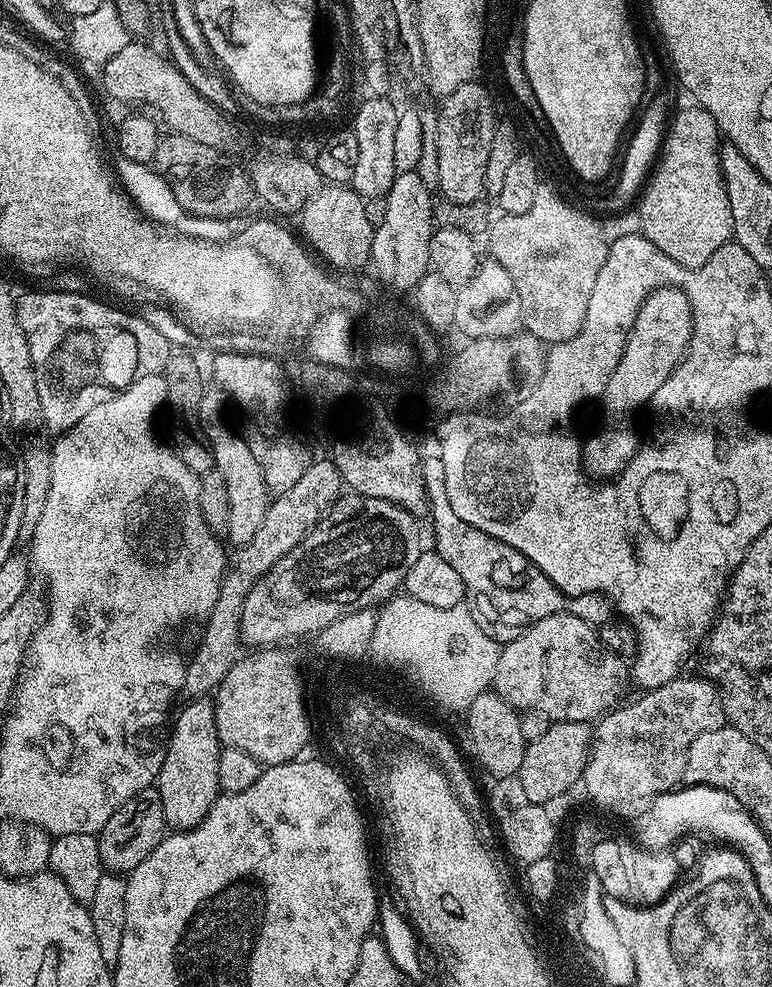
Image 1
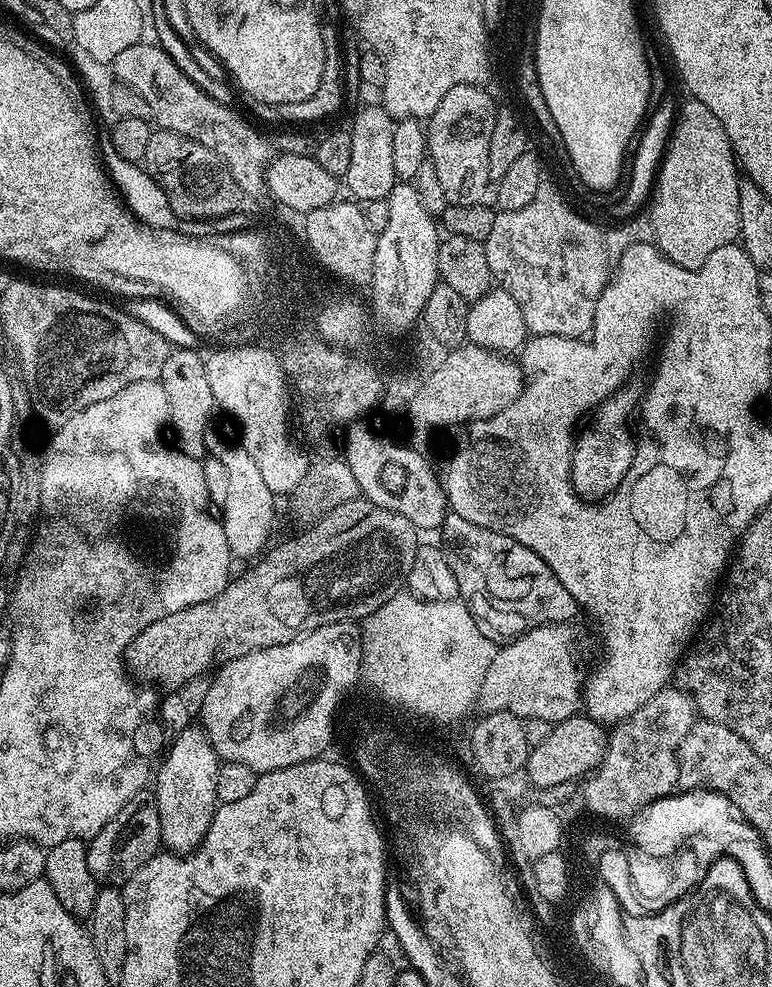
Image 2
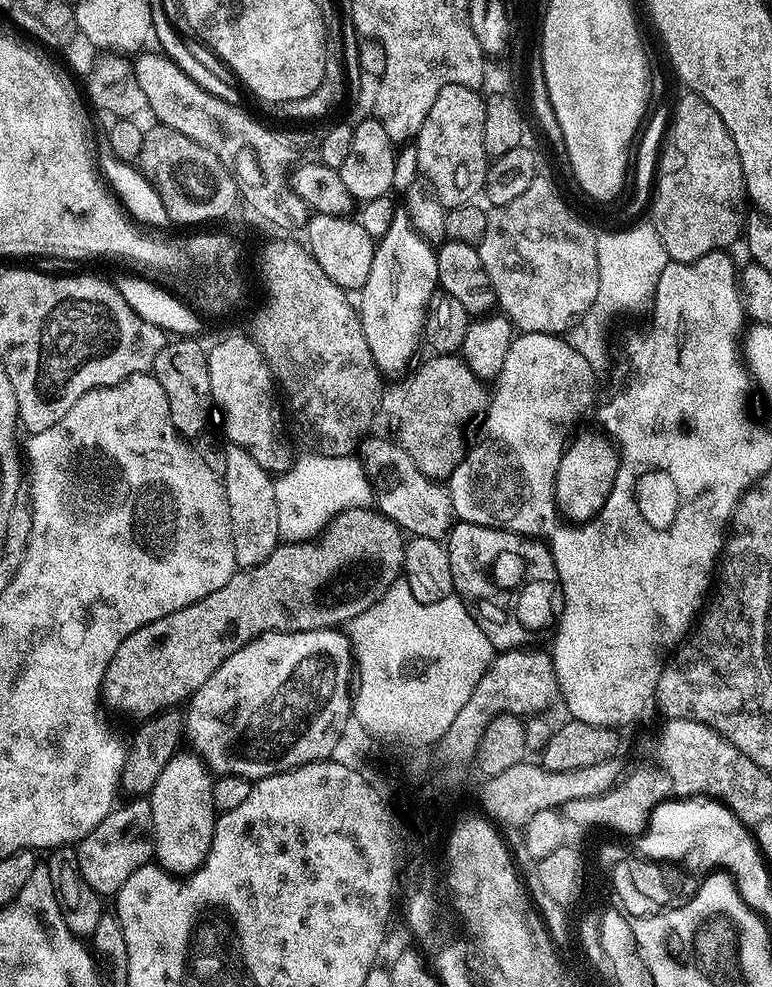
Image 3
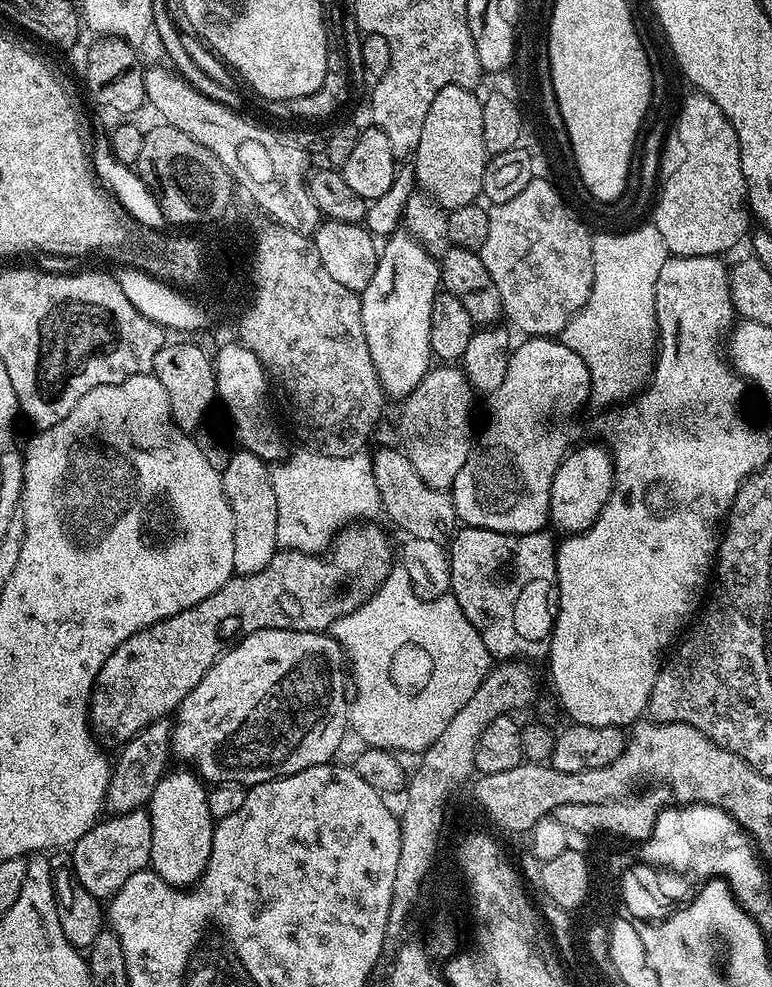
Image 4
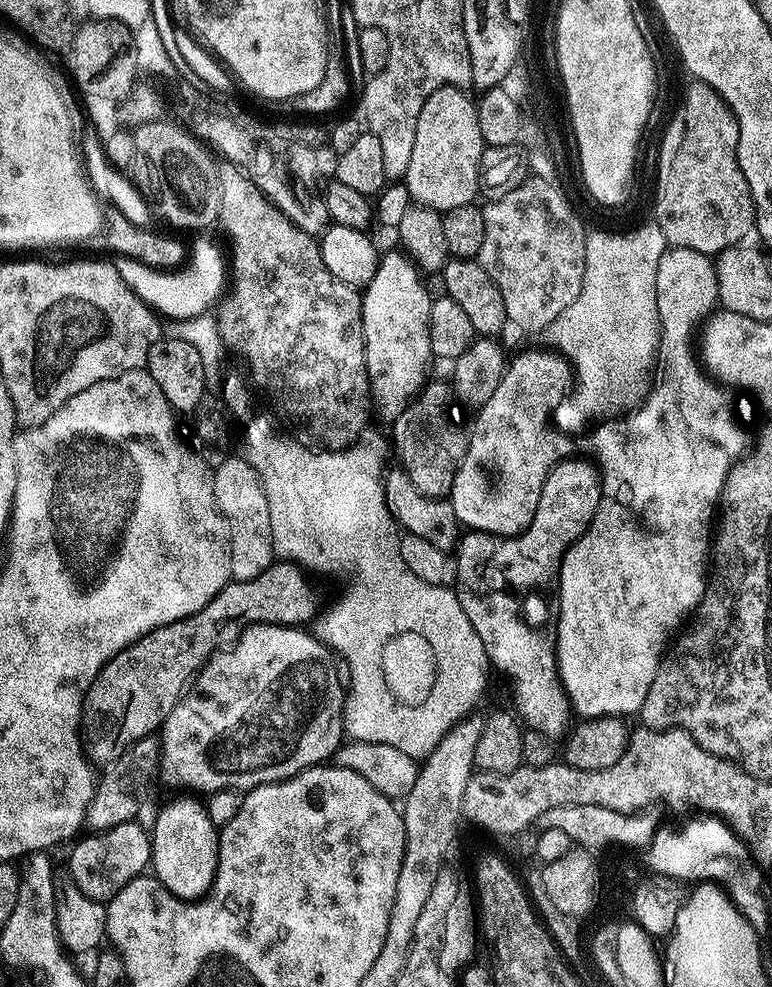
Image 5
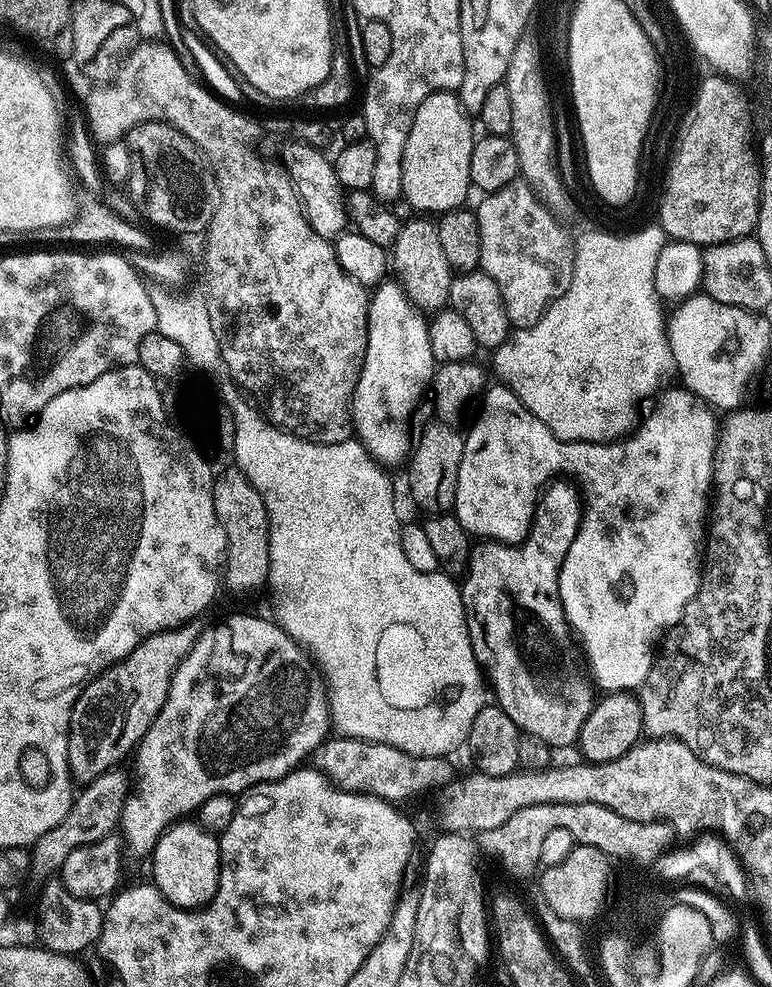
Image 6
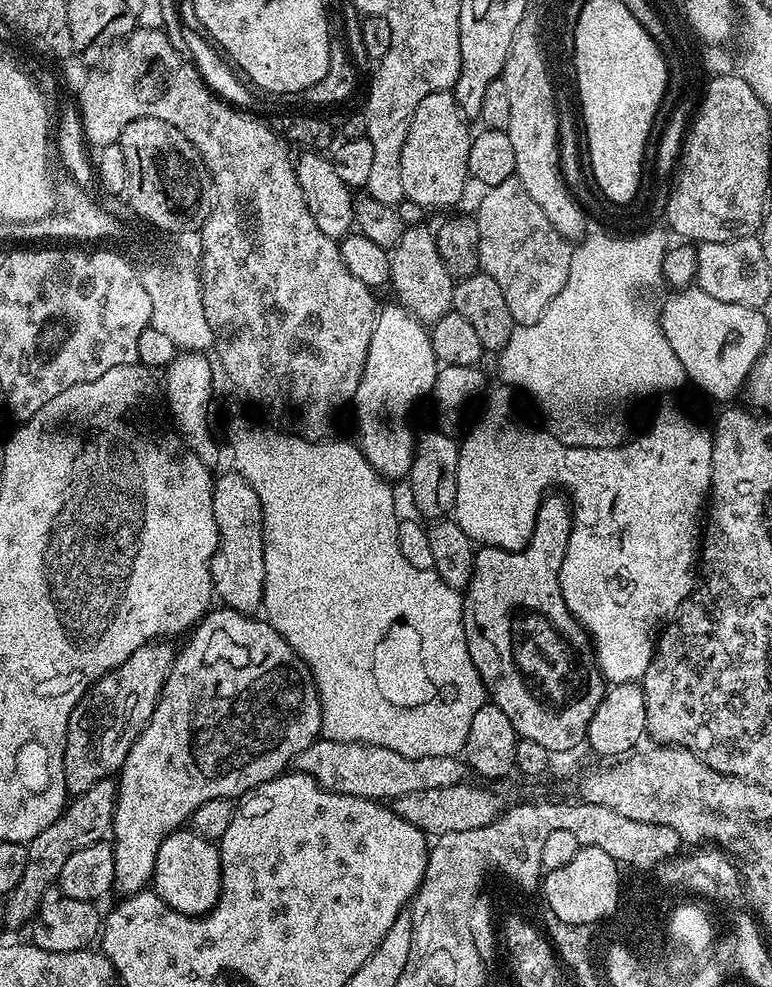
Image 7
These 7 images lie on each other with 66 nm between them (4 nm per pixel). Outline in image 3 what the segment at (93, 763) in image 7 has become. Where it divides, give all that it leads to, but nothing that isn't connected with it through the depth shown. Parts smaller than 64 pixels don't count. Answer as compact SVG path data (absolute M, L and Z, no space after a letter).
M365 506L362 508L347 508L346 511L338 513L328 523L328 527L313 539L277 544L276 549L270 554L270 558L266 558L265 561L253 568L236 571L230 578L230 582L226 582L226 586L222 586L222 590L214 590L214 594L206 594L206 598L202 598L182 610L174 610L174 614L166 614L166 618L158 618L154 622L134 630L134 634L130 634L130 638L126 638L126 642L122 642L122 646L118 646L118 650L114 650L114 658L110 658L110 666L104 675L103 701L107 705L109 703L116 708L120 708L124 712L132 710L136 715L140 716L139 718L153 717L165 709L175 709L180 706L178 705L180 703L183 705L202 686L202 682L206 682L206 678L210 678L210 674L214 674L214 670L218 670L218 666L222 666L222 662L226 662L226 658L230 658L230 654L242 650L242 646L246 646L250 641L267 632L309 632L319 628L347 625L348 621L354 619L358 614L370 610L370 606L374 606L383 598L386 590L392 588L393 582L401 579L404 570L405 543L406 533L403 528L399 528L393 520L388 516L383 516L375 507Z

